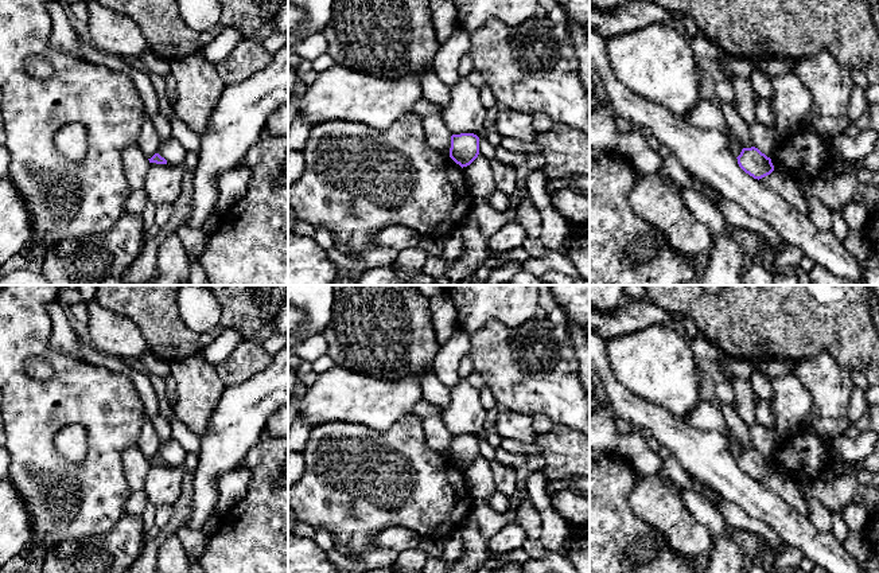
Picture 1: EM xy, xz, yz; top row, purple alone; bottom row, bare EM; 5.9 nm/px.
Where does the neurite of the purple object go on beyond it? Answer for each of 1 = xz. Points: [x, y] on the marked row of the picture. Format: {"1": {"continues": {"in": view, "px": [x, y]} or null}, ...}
{"1": {"continues": null}}

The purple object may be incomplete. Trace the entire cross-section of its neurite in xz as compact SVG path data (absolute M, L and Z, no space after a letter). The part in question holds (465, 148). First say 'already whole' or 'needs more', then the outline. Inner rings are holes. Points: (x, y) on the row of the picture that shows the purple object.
already whole; M474 133L451 136L450 157L462 168L470 165L479 155L479 137Z

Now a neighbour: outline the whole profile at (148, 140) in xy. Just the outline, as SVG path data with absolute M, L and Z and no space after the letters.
M144 112L137 144L147 159L151 159L155 153L157 153L160 143L162 141L153 125L153 120L149 118Z

